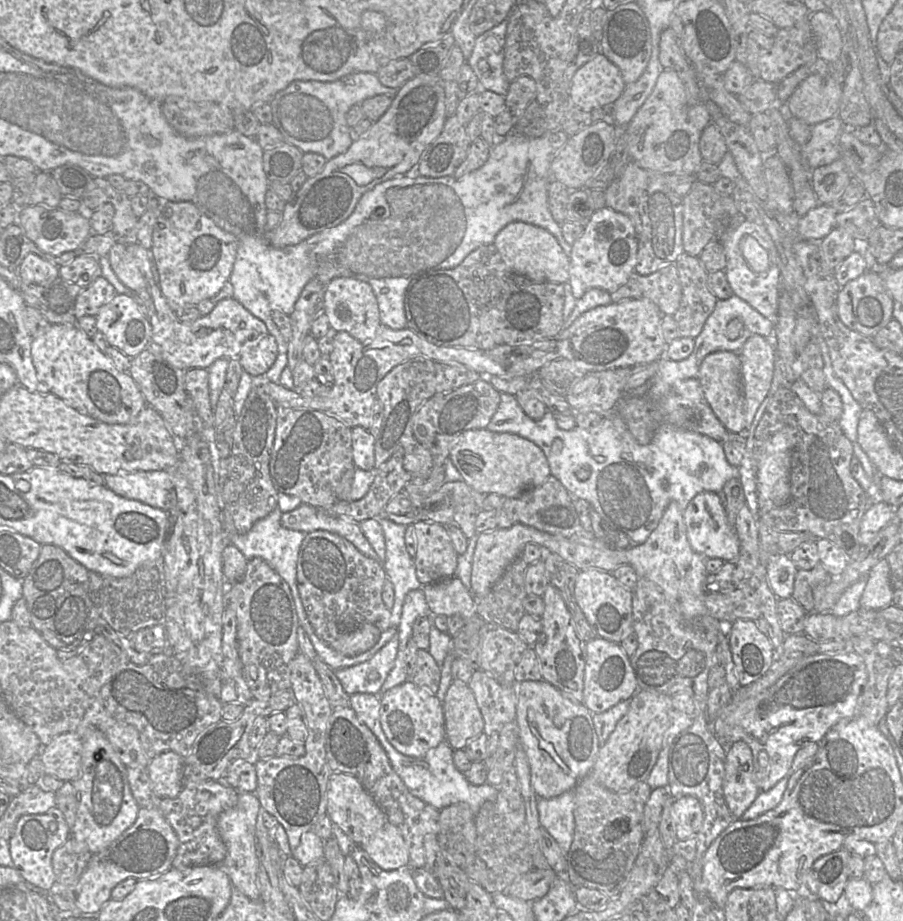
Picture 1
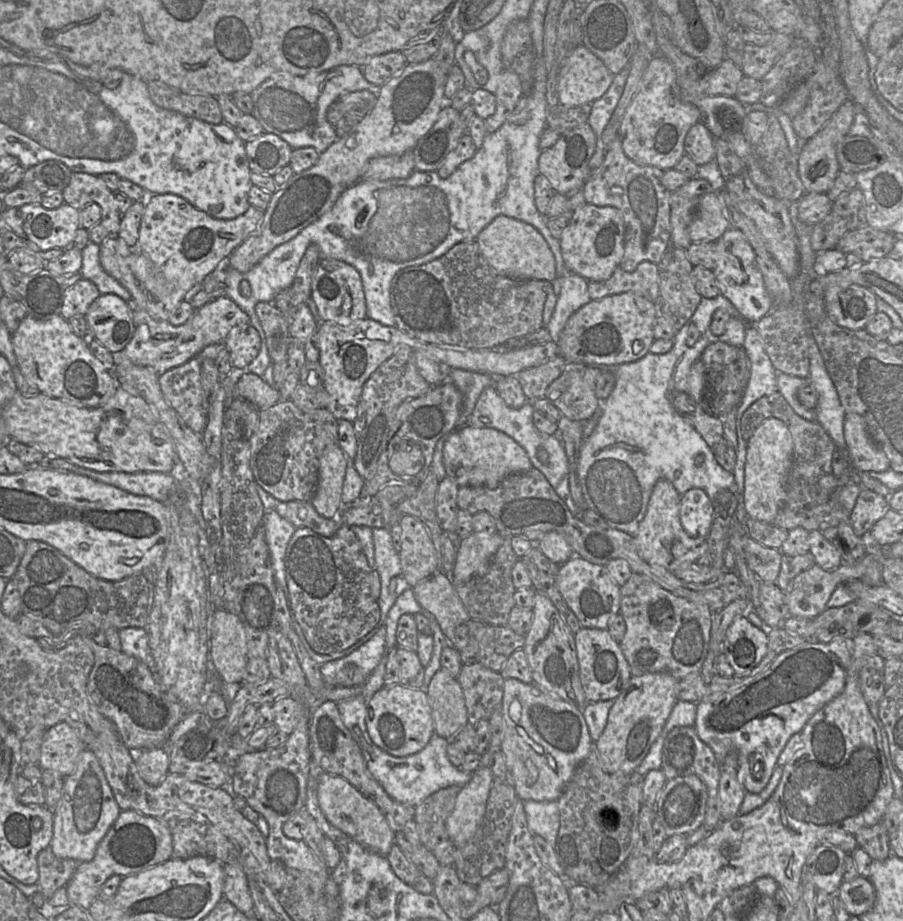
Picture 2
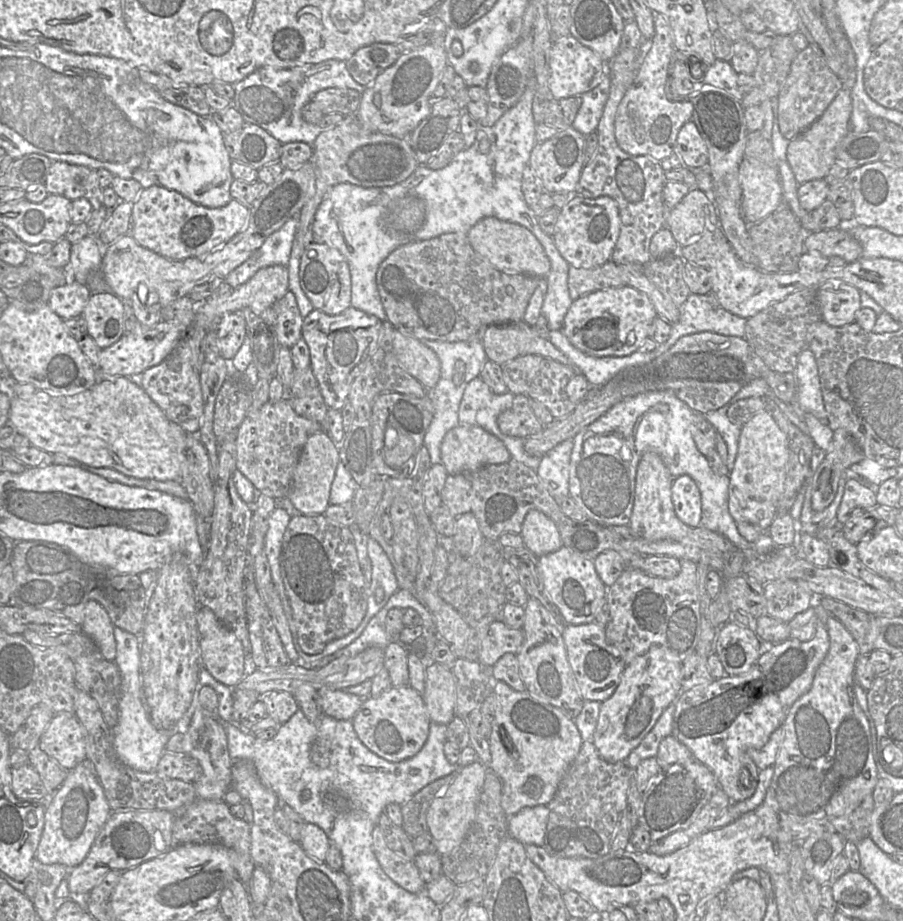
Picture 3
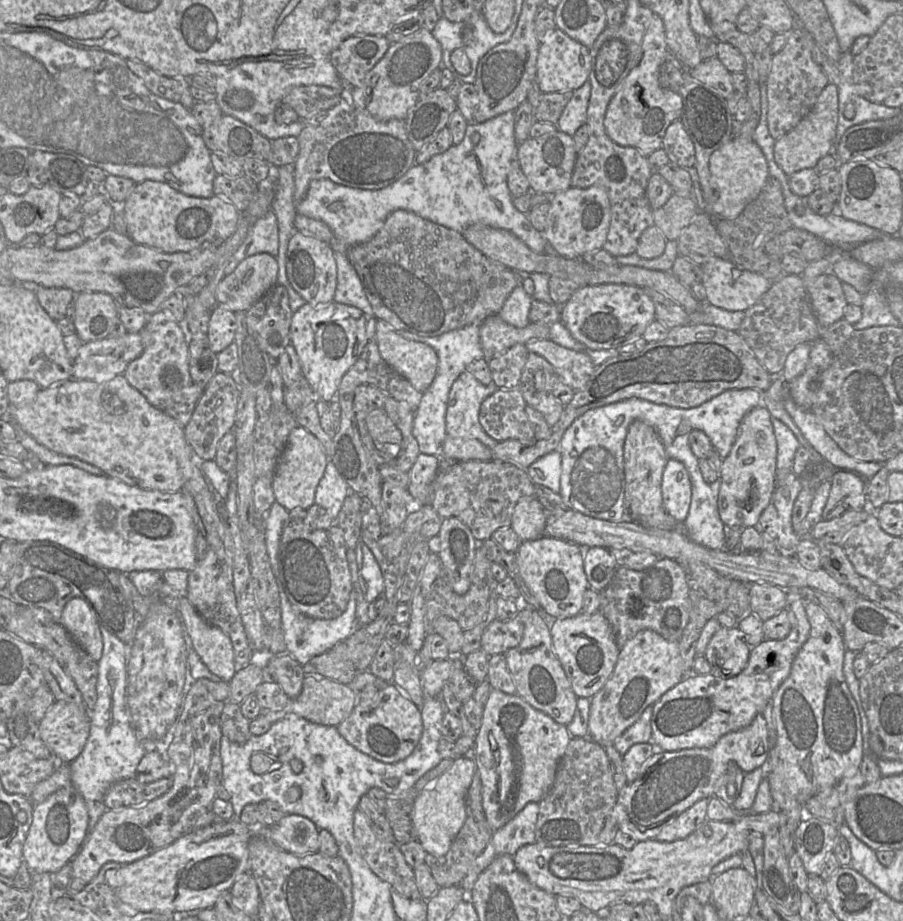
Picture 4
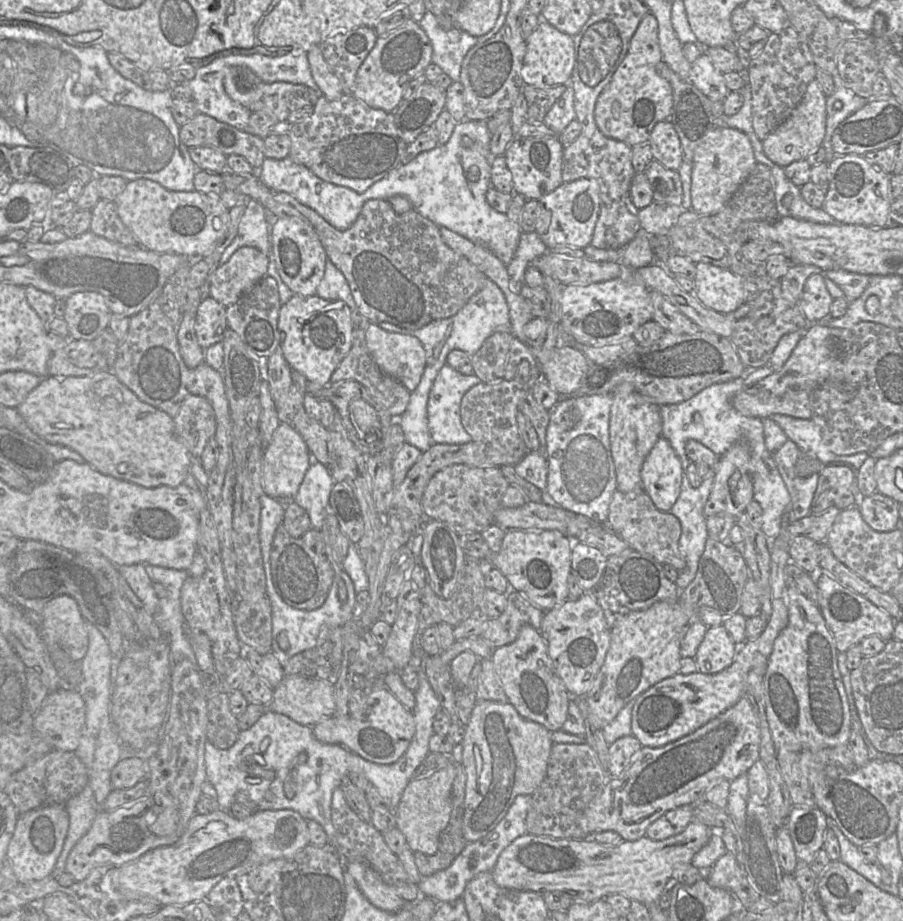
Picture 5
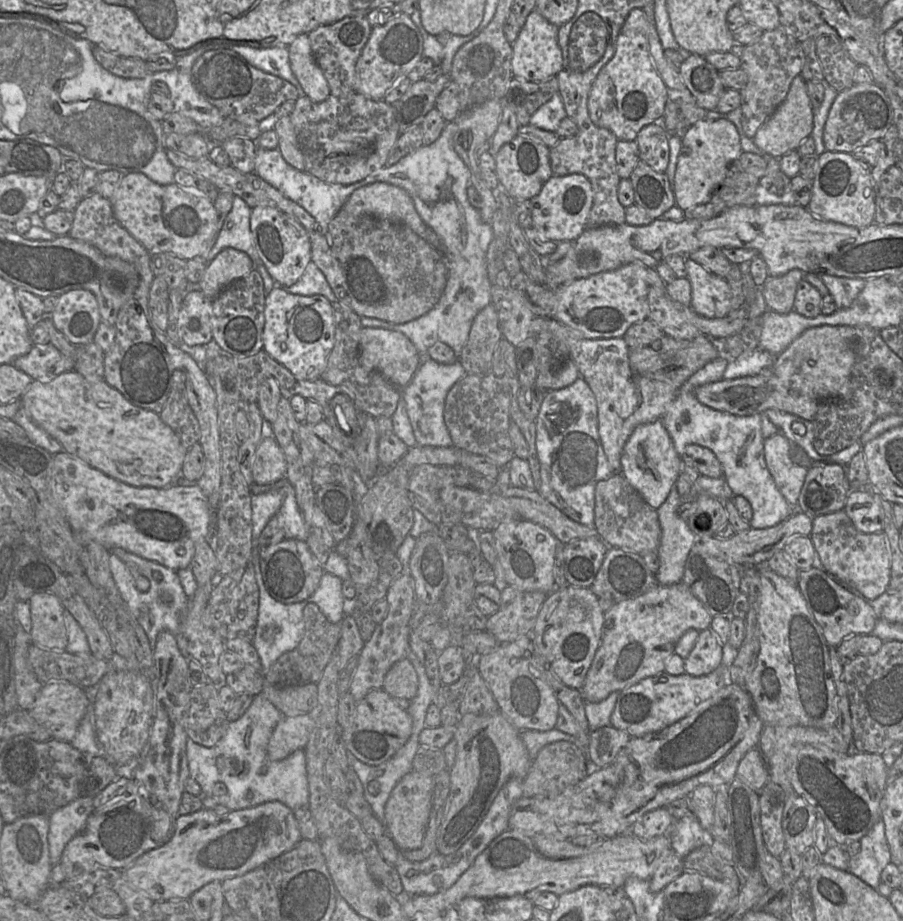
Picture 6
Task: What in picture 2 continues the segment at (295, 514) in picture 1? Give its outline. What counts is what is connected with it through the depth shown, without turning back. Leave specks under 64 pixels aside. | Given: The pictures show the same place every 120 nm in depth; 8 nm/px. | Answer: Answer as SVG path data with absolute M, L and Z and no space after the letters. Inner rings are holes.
M280 501L275 510L296 528L309 528L326 537L335 535L345 525L337 516L333 518L321 516L310 502Z

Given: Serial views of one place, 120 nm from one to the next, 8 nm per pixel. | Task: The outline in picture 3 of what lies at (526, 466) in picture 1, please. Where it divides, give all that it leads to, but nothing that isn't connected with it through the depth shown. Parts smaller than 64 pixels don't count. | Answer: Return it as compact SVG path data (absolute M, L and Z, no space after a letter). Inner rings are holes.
M459 425L450 430L440 446L441 463L448 474L503 464L512 459L504 443L483 428Z

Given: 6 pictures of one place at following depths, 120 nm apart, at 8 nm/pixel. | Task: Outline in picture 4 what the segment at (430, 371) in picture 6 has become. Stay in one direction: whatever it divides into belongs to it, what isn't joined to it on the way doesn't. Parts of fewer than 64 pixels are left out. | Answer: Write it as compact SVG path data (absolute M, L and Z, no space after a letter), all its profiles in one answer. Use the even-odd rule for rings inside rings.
M469 372L461 373L451 386L445 415L446 433L448 437L475 439L493 449L499 444L483 430L479 422L479 411L482 402L498 389L493 383L483 385Z

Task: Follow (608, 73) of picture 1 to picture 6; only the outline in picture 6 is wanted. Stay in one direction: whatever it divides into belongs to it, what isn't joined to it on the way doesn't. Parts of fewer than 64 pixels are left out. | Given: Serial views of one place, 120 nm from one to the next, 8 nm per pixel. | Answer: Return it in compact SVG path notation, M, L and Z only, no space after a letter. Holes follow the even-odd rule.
M536 9L528 15L517 39L512 43L511 68L514 77L532 82L542 82L556 77L563 65L562 50L558 43L558 28Z

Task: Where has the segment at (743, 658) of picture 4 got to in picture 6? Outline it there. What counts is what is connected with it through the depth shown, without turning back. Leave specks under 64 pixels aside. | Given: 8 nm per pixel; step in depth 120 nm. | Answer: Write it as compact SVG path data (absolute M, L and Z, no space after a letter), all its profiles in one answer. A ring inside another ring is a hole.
M710 629L699 631L699 636L689 655L684 659L685 673L704 676L713 672L722 661L723 644Z

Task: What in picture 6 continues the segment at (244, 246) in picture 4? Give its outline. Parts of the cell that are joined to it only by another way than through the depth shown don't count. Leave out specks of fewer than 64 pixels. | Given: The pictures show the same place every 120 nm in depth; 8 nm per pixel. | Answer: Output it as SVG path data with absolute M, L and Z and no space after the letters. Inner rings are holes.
M234 196L230 212L222 222L216 241L206 254L209 261L226 248L233 248L246 253L253 262L253 269L257 271L262 261L255 248L250 229L252 208L240 197Z

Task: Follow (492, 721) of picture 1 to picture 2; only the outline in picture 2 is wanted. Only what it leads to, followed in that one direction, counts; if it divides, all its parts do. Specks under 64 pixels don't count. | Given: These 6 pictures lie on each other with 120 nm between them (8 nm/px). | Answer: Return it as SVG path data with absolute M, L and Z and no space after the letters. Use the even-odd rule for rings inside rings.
M480 663L463 664L456 679L463 690L469 724L475 726L479 720L488 719L494 711L502 709L505 678L499 672Z

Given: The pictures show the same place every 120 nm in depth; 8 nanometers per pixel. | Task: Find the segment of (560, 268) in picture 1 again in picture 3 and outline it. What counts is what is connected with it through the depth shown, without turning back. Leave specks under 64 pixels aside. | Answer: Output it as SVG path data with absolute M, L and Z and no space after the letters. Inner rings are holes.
M486 217L476 223L466 236L474 251L500 271L536 278L545 278L550 271L550 261L542 245L527 228L519 224Z

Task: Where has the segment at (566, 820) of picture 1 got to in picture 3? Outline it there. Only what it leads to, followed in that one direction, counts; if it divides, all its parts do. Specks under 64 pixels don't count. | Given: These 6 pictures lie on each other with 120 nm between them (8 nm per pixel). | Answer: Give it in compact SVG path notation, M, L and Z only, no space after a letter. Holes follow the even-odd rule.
M547 805L525 807L509 818L507 835L526 846L543 846L548 816Z

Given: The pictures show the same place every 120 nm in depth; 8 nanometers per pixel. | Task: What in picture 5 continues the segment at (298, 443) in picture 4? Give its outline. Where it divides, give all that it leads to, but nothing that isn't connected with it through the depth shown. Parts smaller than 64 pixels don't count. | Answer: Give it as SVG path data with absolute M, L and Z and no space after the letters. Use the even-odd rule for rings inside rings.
M281 423L273 433L262 455L262 485L265 495L271 498L292 500L313 462L315 461L298 431L292 425Z

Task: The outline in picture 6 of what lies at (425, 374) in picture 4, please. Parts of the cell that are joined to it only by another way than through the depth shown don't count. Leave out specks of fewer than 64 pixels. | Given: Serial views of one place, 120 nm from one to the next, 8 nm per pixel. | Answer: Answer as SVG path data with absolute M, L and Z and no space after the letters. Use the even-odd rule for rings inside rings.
M362 327L359 339L359 357L363 367L380 373L400 389L409 384L421 365L419 353L405 335L382 328Z

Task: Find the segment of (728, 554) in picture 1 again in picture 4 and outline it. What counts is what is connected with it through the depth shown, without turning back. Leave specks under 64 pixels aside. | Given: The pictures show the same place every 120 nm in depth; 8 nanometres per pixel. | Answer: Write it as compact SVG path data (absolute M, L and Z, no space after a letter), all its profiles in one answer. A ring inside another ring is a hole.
M668 458L661 492L665 511L682 525L689 512L692 490L688 471L680 461Z

